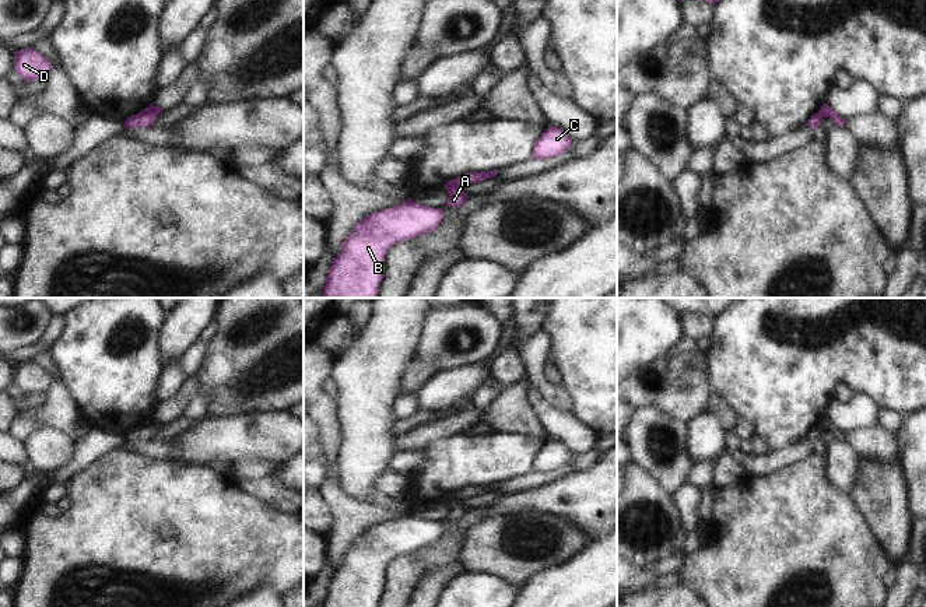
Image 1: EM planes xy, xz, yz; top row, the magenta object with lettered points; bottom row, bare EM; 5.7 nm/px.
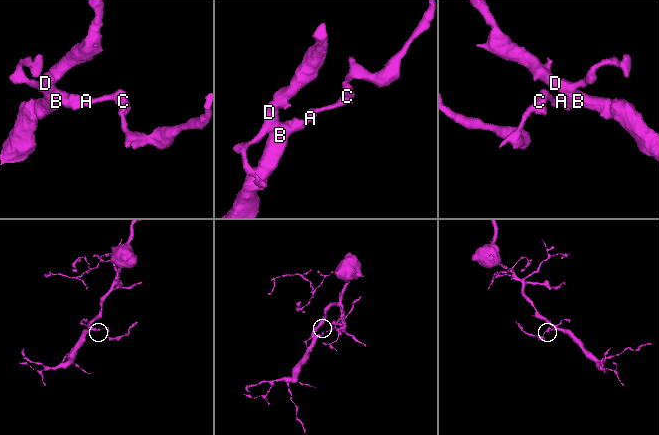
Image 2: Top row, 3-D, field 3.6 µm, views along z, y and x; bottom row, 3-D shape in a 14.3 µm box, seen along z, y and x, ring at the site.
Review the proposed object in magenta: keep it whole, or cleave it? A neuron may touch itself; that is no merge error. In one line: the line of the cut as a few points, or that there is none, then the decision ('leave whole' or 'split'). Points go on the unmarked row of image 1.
xz (462, 500), (445, 501) | split

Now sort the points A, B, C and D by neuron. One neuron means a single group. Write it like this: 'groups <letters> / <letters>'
groups A B D / C

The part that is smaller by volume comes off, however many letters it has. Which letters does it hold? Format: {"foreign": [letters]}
{"foreign": ["C"]}

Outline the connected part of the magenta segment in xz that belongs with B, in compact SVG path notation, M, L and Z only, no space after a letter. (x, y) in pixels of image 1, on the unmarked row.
M408 513L364 530L344 552L343 564L333 572L323 607L378 607L385 586L385 569L397 555L431 547L442 533L442 522Z

